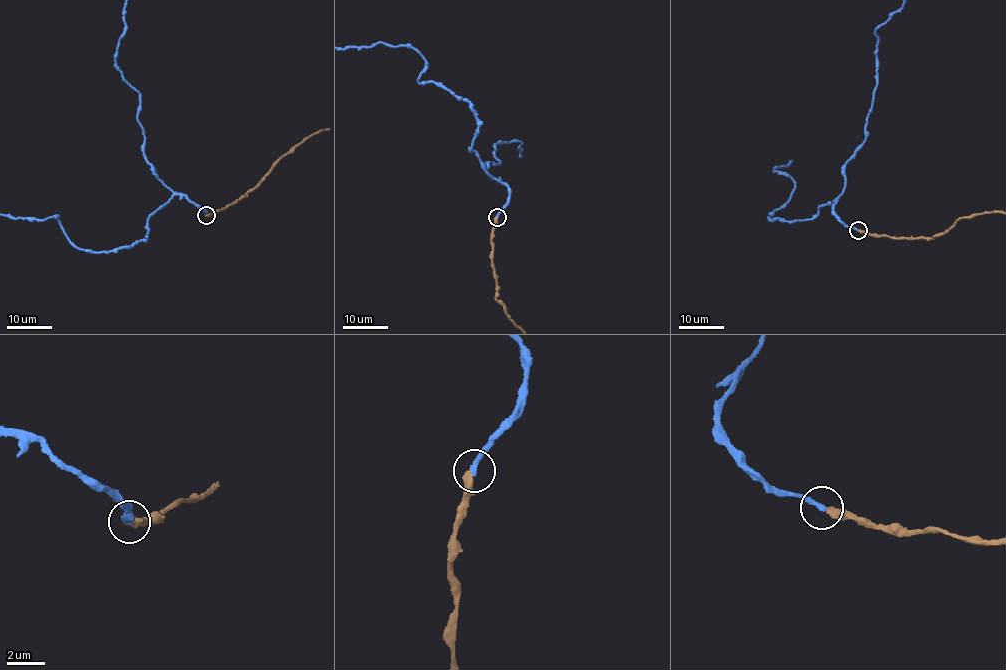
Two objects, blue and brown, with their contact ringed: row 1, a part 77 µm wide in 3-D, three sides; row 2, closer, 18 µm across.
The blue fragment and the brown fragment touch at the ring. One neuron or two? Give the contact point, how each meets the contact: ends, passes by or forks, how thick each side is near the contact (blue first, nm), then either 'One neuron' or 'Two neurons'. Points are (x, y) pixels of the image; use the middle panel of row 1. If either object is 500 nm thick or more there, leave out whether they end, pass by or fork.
Place: (497, 217). At the ring blue ends. At the ring brown ends. Thickness 280 nm (blue) against 360 nm. Two neurons

